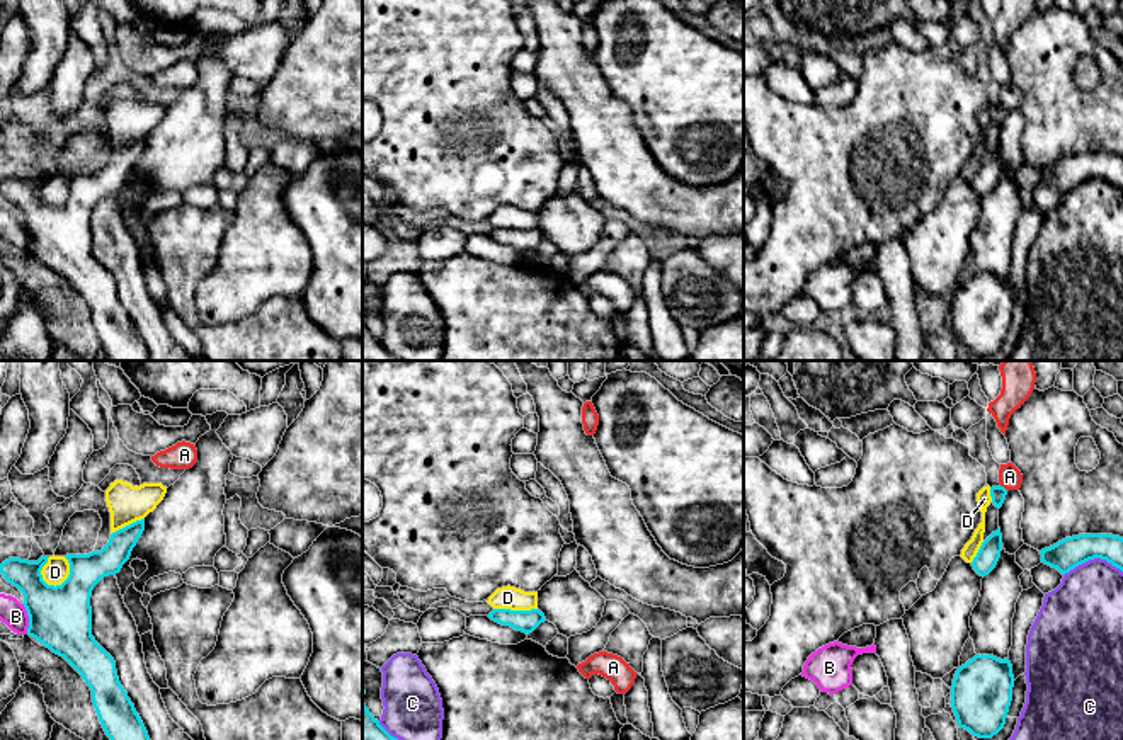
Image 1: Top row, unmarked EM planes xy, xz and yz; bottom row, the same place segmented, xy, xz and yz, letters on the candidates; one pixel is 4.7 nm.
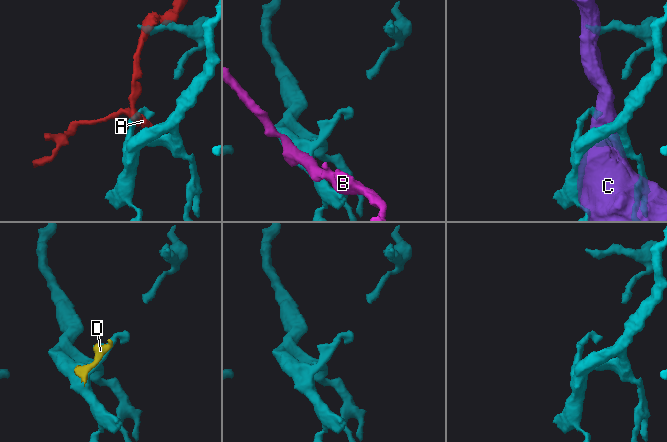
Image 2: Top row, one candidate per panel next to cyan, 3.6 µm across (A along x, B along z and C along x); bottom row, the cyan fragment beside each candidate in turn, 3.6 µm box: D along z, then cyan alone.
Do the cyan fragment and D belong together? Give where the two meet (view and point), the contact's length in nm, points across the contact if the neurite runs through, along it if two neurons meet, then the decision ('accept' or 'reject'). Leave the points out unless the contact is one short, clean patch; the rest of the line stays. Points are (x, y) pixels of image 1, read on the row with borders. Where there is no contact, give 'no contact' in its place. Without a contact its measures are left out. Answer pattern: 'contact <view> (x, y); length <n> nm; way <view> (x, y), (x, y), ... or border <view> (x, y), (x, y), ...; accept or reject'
contact xy (68, 577); length 170 nm; reject

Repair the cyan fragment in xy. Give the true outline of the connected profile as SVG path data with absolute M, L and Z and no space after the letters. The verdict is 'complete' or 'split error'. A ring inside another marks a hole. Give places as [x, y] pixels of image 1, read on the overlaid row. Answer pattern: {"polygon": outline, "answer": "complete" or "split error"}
{"polygon": "M145 519L112 532L109 543L100 551L66 555L65 558L70 563L70 575L56 587L48 585L41 575L49 556L41 556L37 561L9 558L0 565L3 578L24 595L24 607L29 616L27 635L36 638L53 653L63 657L82 675L92 691L92 703L99 721L111 740L150 740L150 737L134 704L119 682L114 658L92 636L90 597L94 587L104 577L121 572L143 531Z", "answer": "complete"}

